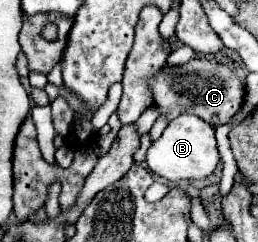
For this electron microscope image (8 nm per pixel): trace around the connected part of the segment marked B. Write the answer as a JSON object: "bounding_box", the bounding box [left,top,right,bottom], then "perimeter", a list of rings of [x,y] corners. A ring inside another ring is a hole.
{"bounding_box":[146,116,220,182],"perimeter":[[[178,116],[176,120],[172,120],[162,132],[162,136],[150,146],[148,156],[146,156],[148,168],[156,176],[168,182],[206,180],[214,172],[218,160],[220,160],[220,154],[218,154],[214,128],[208,122],[200,120],[198,116]]]}

